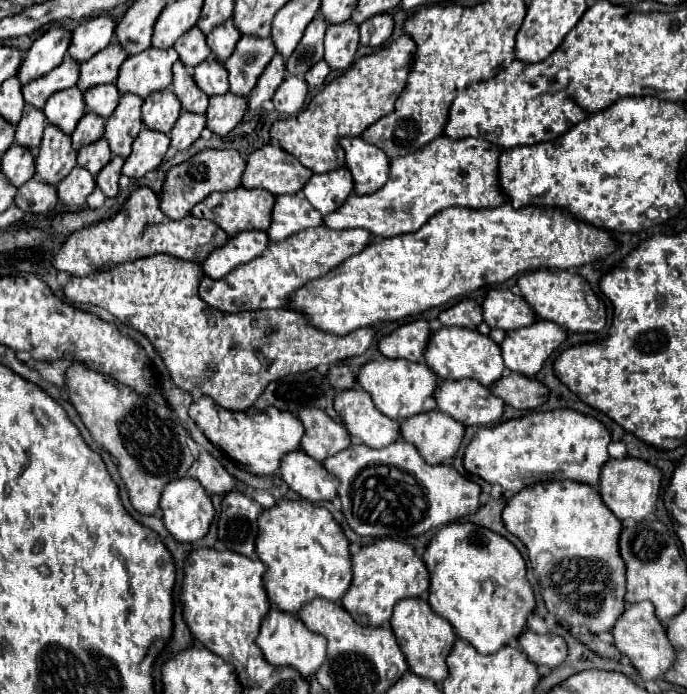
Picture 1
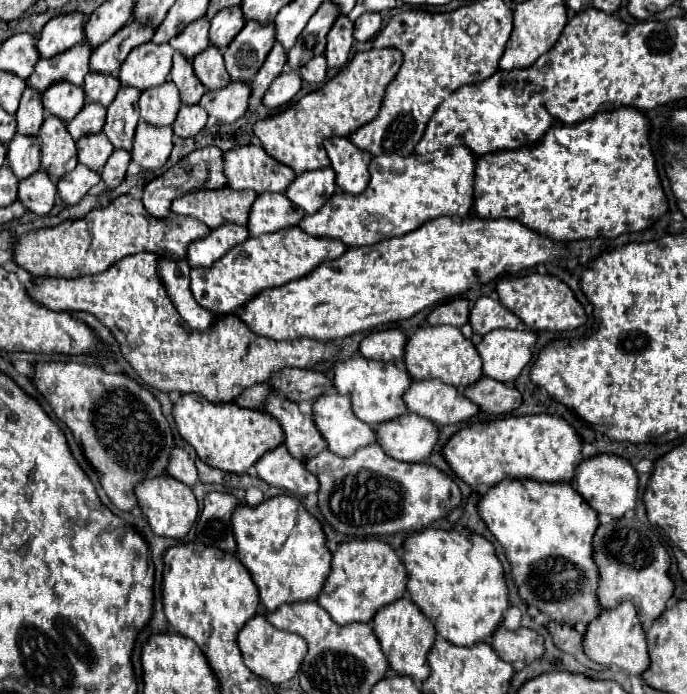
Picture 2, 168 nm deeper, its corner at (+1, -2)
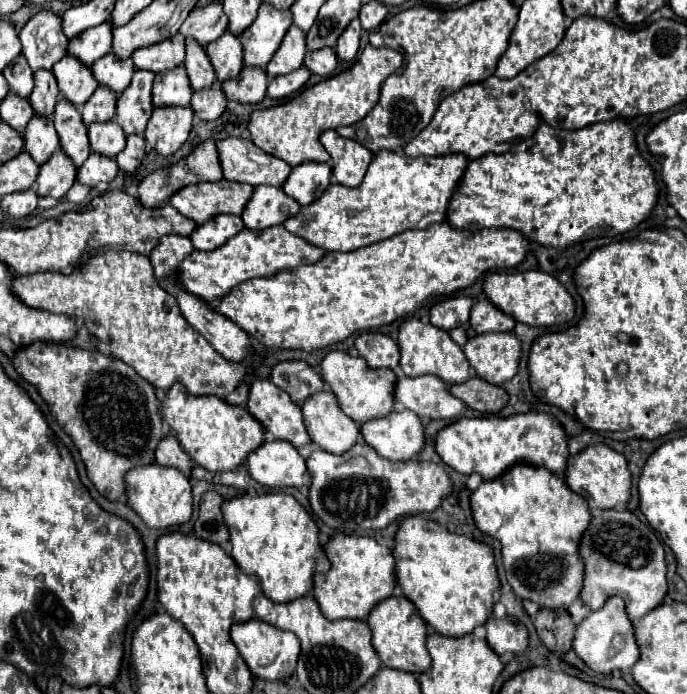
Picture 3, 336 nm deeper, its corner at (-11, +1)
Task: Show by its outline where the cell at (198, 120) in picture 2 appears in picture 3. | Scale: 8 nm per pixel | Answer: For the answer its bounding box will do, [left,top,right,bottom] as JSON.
[192,80,226,120]

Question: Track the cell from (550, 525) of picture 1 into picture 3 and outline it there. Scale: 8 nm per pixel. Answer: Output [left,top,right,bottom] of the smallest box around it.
[470,466,590,608]

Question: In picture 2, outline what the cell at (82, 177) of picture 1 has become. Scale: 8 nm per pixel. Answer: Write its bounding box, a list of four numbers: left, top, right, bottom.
[58,165,100,205]

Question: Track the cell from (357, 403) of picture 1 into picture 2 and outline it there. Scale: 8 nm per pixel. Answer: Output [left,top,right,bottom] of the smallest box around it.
[312,395,376,457]

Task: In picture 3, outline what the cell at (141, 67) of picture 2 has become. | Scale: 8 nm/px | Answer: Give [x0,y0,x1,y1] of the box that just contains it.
[132,32,184,72]

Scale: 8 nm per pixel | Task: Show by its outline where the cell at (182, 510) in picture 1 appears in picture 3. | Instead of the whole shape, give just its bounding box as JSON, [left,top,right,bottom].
[124,464,192,528]

